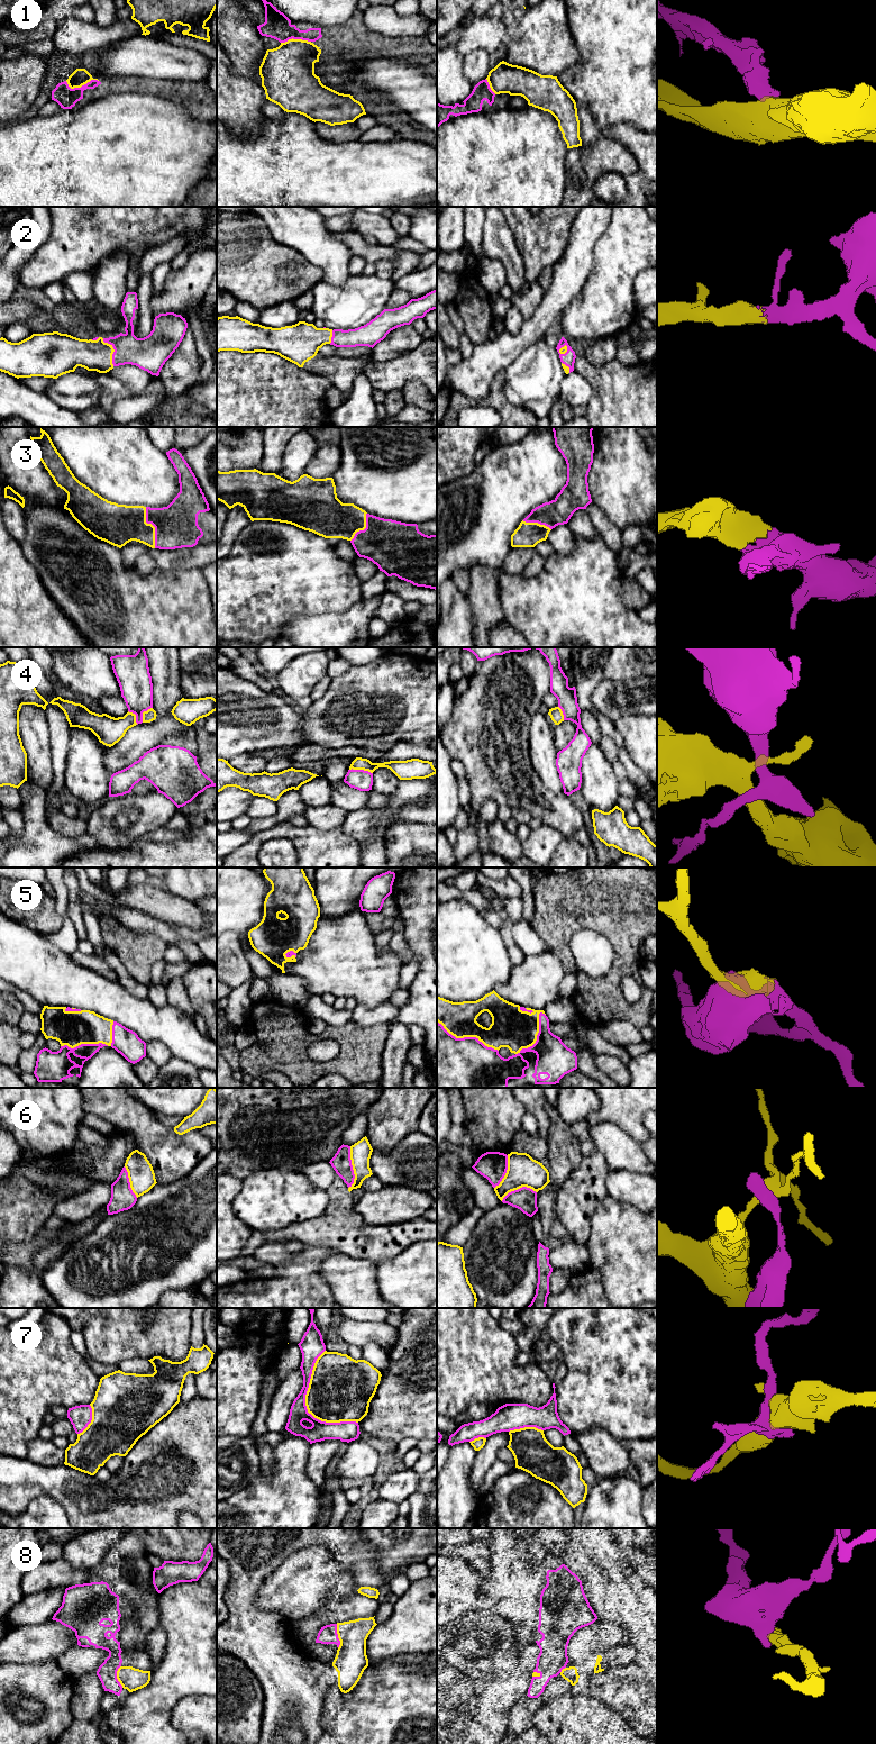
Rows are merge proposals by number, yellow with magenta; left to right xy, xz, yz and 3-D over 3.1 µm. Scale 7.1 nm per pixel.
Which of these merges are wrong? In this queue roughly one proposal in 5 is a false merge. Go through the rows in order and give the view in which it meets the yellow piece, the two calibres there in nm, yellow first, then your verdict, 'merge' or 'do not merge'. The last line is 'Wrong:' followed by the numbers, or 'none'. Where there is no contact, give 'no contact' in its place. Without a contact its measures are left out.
1: contact in xy; calibres 120 and 150 nm; do not merge
2: contact in xy; calibres 220 and 240 nm; merge
3: contact in xy; calibres 280 and 300 nm; merge
4: contact in xz; calibres 90 and 150 nm; do not merge
5: contact in yz; calibres 240 and 480 nm; merge
6: contact in xz; calibres 150 and 140 nm; do not merge
7: contact in xz; calibres 420 and 140 nm; do not merge
8: contact in xz; calibres 240 and 130 nm; do not merge
Wrong: 1, 4, 6, 7, 8

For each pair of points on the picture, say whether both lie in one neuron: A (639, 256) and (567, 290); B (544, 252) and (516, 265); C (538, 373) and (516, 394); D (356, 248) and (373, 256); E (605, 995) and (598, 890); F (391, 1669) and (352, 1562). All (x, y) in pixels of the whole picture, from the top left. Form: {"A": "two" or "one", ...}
{"A": "two", "B": "two", "C": "one", "D": "one", "E": "one", "F": "two"}

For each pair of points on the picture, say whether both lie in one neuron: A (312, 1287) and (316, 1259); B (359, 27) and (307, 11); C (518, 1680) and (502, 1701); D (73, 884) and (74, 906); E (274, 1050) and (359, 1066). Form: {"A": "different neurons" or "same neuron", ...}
{"A": "same neuron", "B": "different neurons", "C": "same neuron", "D": "same neuron", "E": "same neuron"}

